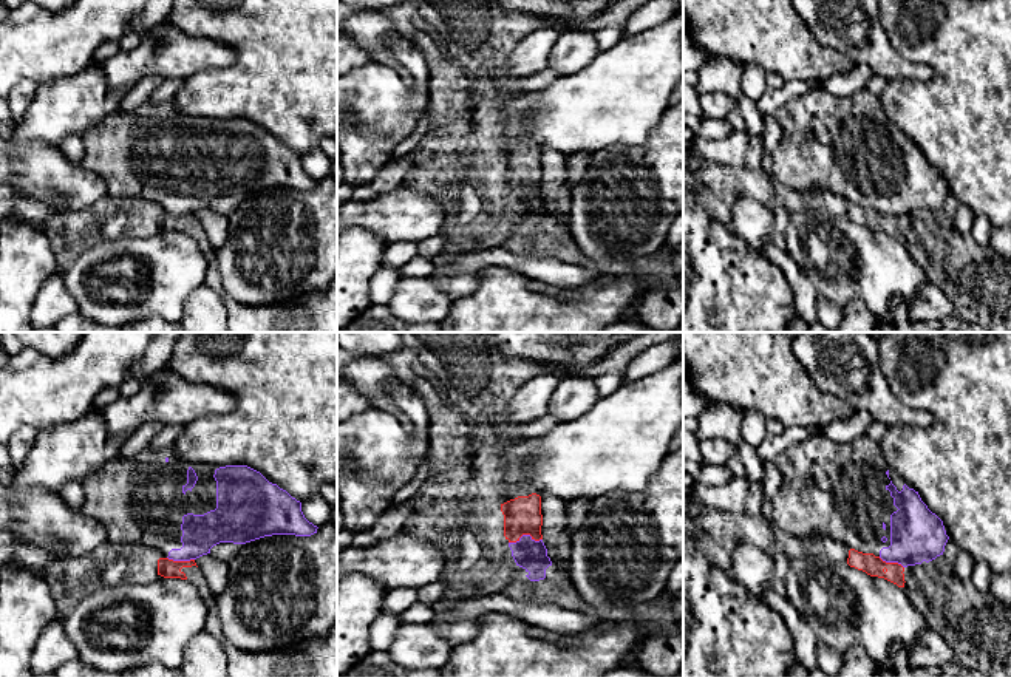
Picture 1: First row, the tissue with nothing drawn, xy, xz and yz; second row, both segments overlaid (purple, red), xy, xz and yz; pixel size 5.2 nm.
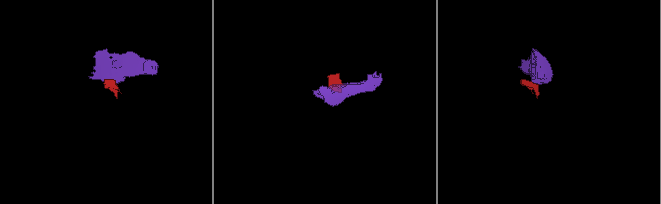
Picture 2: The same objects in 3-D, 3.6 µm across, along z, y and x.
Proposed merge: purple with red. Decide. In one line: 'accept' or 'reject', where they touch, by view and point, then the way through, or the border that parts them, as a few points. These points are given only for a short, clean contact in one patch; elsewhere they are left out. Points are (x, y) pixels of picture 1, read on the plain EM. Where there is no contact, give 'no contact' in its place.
reject | xz (524, 189) | along xz (541, 192), (535, 193), (529, 189), (521, 189), (509, 197)

